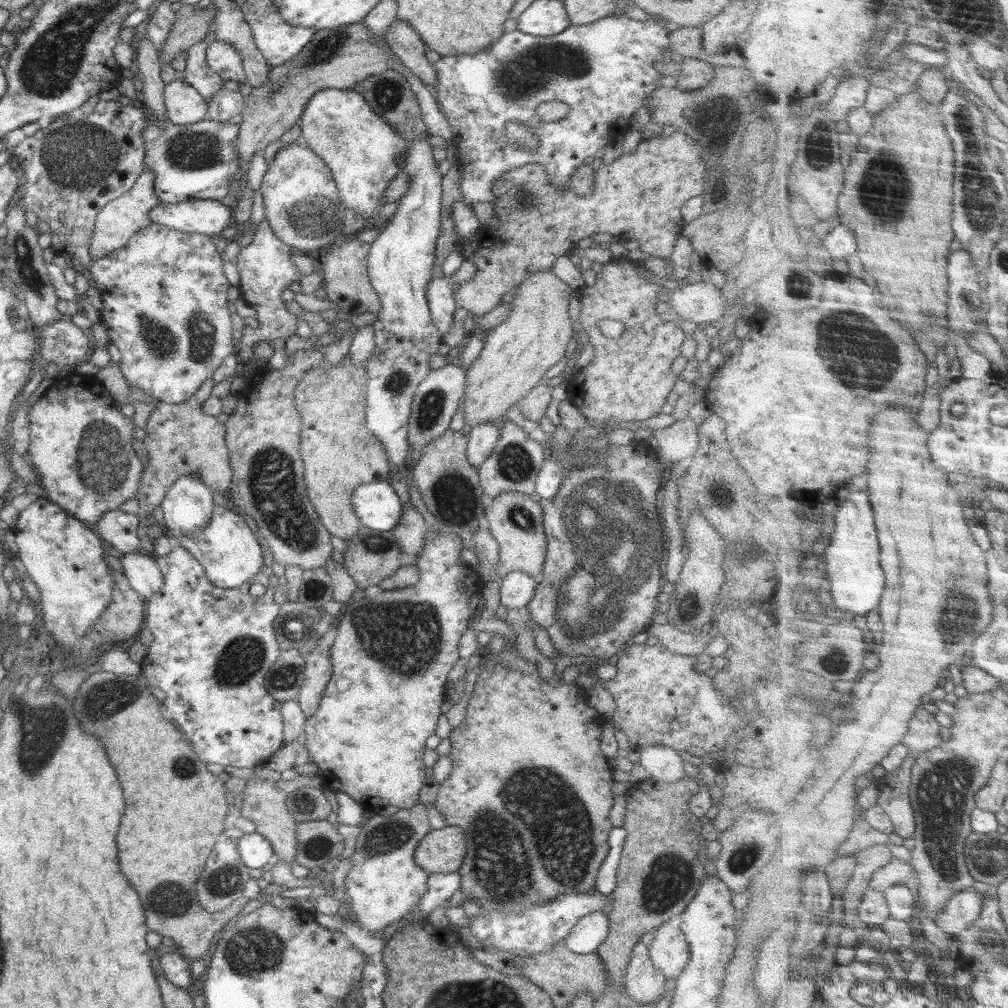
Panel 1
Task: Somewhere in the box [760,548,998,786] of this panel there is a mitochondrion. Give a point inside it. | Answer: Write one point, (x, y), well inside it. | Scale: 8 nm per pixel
(958, 614)

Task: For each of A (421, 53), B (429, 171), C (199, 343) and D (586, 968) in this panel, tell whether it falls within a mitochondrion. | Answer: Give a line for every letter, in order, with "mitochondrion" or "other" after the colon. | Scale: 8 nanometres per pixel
A: other
B: other
C: mitochondrion
D: other

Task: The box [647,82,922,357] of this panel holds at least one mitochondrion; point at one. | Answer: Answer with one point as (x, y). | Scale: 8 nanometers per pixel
(872, 197)

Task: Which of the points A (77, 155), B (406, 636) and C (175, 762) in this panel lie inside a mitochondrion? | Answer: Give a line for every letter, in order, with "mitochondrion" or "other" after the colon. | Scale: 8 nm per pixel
A: mitochondrion
B: mitochondrion
C: mitochondrion

